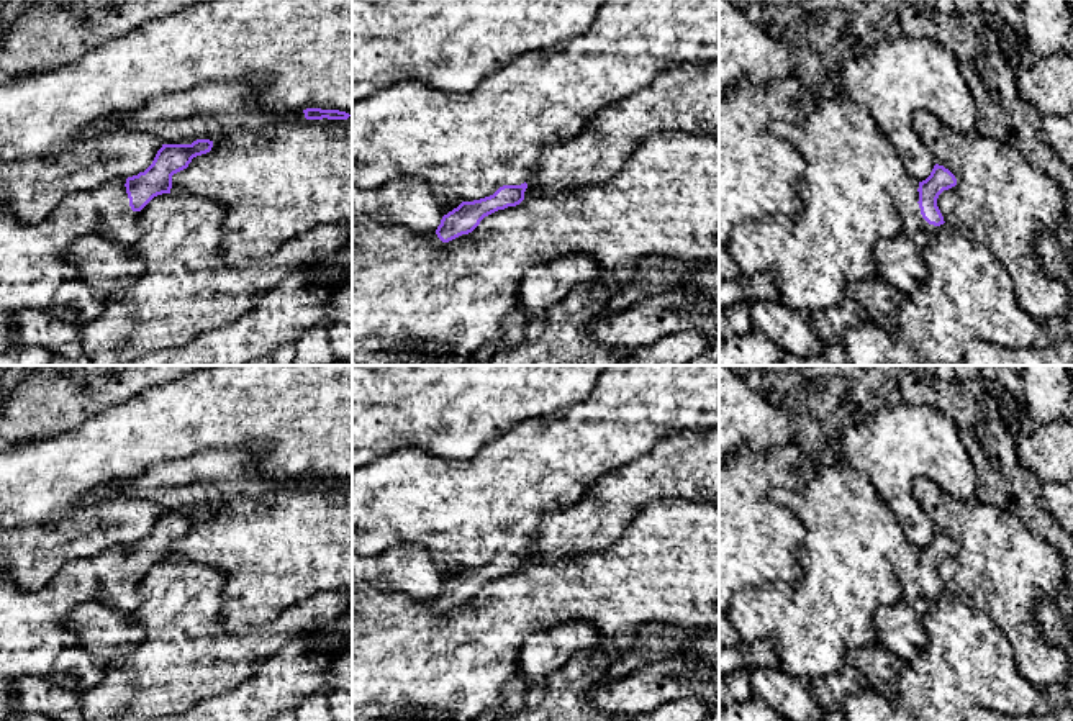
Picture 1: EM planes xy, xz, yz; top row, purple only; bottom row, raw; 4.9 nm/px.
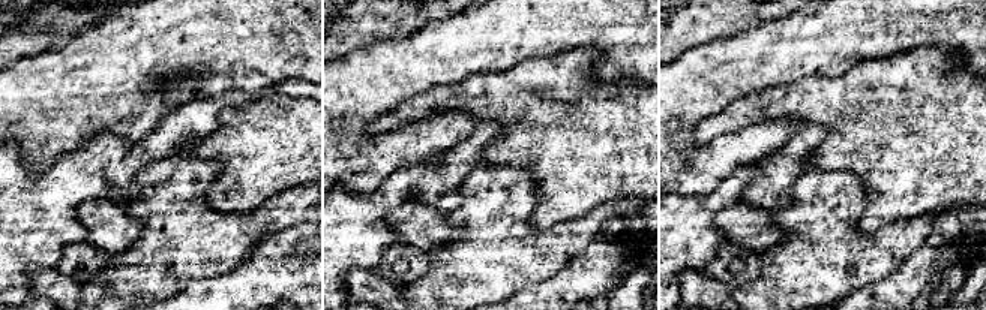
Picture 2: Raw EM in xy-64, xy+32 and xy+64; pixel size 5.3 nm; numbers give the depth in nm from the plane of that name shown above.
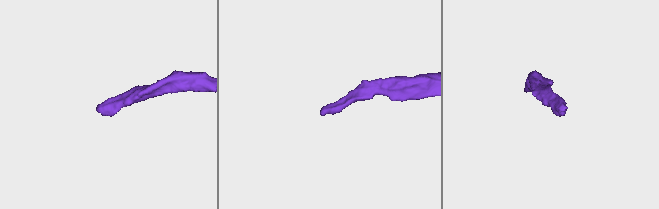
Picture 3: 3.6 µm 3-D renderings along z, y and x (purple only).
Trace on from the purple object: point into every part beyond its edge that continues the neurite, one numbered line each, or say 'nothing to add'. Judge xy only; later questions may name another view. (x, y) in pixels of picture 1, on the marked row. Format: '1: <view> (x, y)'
1: xy (120, 223)

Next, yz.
1: yz (914, 226)

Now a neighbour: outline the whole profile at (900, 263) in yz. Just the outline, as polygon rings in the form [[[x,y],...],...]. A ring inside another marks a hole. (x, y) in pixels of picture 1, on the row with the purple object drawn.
[[[903,233],[878,239],[873,246],[873,261],[873,279],[886,282],[904,297],[912,295],[929,277],[922,249]]]

